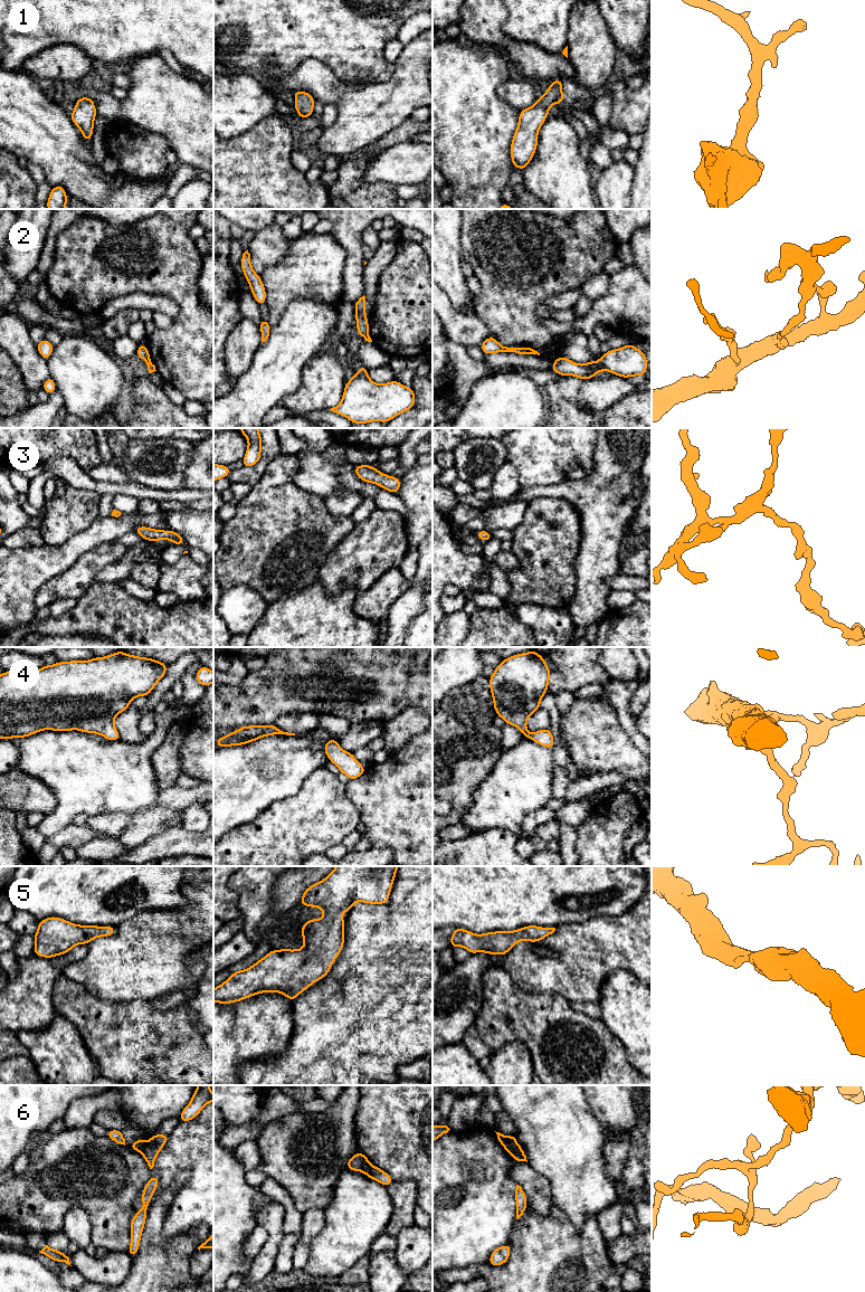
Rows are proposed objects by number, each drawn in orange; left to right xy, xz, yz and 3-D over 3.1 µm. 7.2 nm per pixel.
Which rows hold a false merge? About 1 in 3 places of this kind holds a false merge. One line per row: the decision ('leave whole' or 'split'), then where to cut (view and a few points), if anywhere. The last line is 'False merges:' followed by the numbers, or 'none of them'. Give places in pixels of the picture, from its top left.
1: leave whole | no cut
2: split | xy (149, 357), (145, 360)
3: leave whole | no cut
4: leave whole | no cut
5: leave whole | no cut
6: split | xy (148, 1142), (141, 1152)
False merges: 2, 6

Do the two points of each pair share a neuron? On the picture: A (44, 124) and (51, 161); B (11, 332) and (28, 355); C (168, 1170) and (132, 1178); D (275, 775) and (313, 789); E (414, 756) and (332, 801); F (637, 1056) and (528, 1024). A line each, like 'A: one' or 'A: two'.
A: one
B: one
C: two
D: two
E: two
F: two

